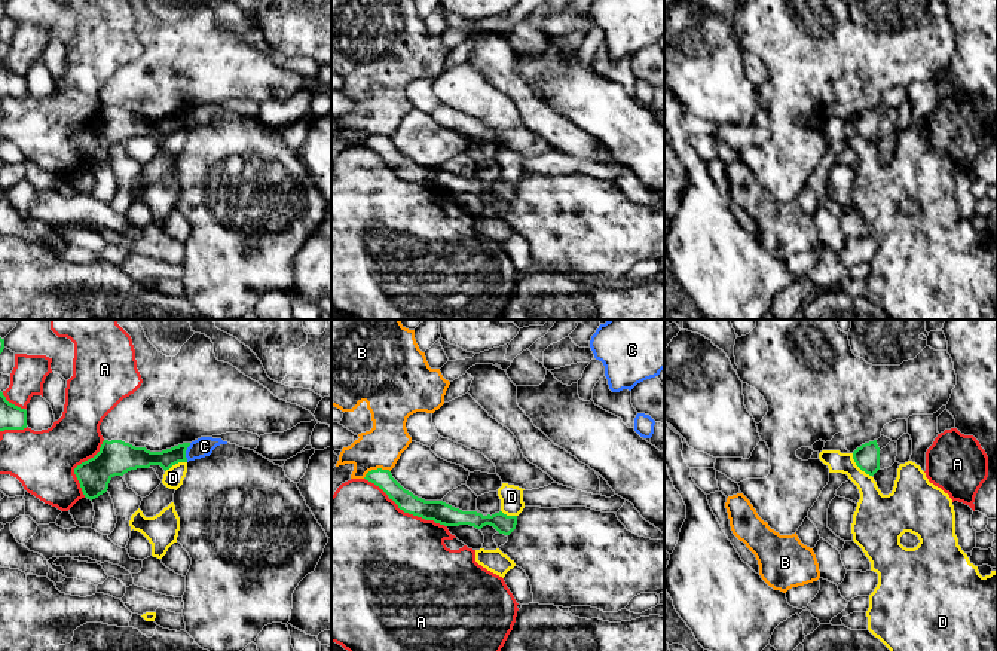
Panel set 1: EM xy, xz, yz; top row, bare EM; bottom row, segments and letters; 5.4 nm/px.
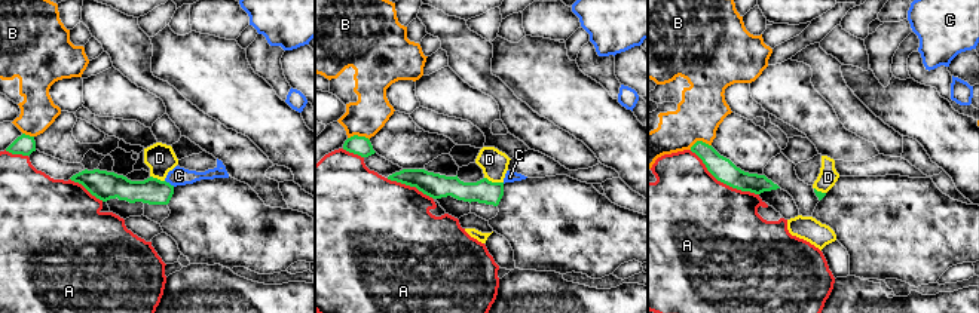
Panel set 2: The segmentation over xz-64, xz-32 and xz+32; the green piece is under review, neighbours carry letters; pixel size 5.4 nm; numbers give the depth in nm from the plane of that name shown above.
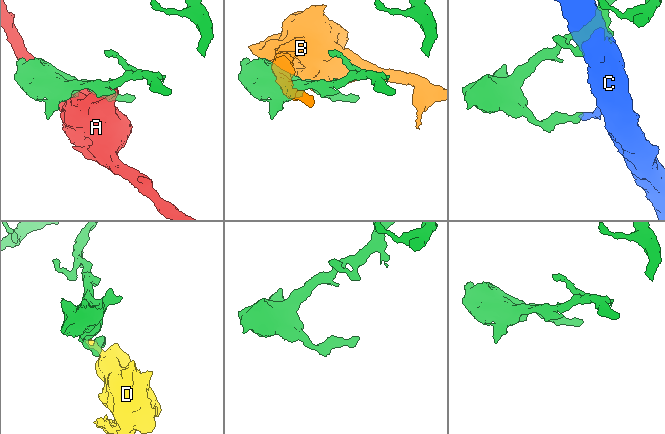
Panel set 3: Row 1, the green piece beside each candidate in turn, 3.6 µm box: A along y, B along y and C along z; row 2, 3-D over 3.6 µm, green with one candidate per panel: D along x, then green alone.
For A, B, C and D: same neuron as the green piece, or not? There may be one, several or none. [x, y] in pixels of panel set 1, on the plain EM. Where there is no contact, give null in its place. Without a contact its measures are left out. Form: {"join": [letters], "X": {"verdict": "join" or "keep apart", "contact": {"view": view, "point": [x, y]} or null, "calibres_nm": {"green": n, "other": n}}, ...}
{"join": [], "A": {"verdict": "keep apart", "contact": {"view": "xy", "point": [78, 133]}, "calibres_nm": {"green": 190, "other": 340}}, "B": {"verdict": "keep apart", "contact": {"view": "xz", "point": [378, 135]}, "calibres_nm": {"green": 110, "other": 220}}, "C": {"verdict": "keep apart", "contact": {"view": "xy", "point": [184, 119]}, "calibres_nm": {"green": 110, "other": 110}}, "D": {"verdict": "keep apart", "contact": {"view": "yz", "point": [859, 134]}, "calibres_nm": {"green": 140, "other": 200}}}

